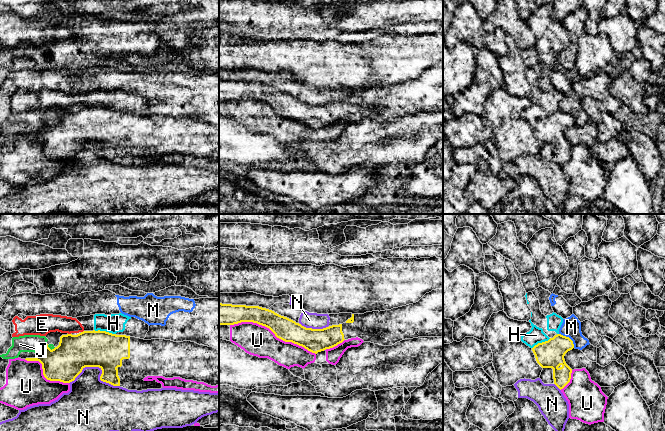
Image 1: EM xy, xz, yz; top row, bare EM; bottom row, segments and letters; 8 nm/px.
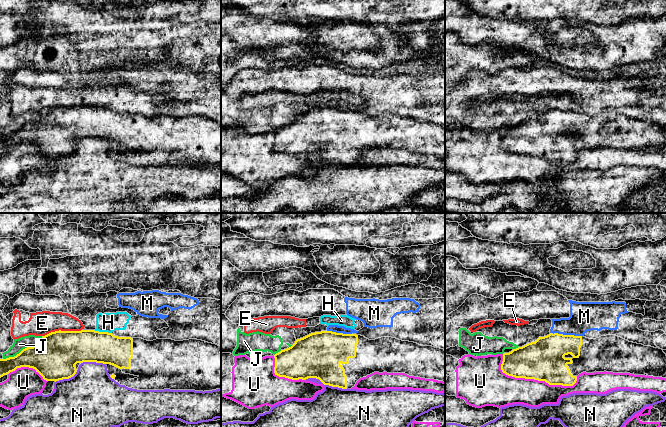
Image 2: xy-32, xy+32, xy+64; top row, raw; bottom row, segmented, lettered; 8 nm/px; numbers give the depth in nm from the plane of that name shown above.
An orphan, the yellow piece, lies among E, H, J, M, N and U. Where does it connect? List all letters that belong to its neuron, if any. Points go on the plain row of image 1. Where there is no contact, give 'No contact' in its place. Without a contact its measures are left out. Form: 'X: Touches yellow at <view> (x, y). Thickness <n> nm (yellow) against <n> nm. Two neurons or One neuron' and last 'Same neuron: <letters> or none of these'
E: Touches yellow at xy (83, 107). Thickness 300 nm (yellow) against 140 nm. Two neurons
H: Touches yellow at xy (105, 107). Thickness 300 nm (yellow) against 150 nm. Two neurons
J: Touches yellow at xy (47, 122). Thickness 300 nm (yellow) against 140 nm. Two neurons
M: Touches yellow at yz (569, 114). Thickness 220 nm (yellow) against 160 nm. Two neurons
N: Touches yellow at xy (99, 143). Thickness 300 nm (yellow) against 320 nm. Two neurons
U: Touches yellow at xz (273, 108). Thickness 180 nm (yellow) against 260 nm. Two neurons
Same neuron: none of these

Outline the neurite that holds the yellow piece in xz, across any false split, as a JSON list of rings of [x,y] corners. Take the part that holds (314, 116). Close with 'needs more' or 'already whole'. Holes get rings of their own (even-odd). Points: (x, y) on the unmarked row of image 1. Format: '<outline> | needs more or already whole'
[[[443,65],[432,66],[418,78],[406,82],[352,90],[345,99],[323,105],[306,104],[259,82],[219,79],[219,101],[241,98],[265,102],[277,114],[315,130],[356,113],[364,118],[392,122],[405,115],[443,113]]] | needs more

